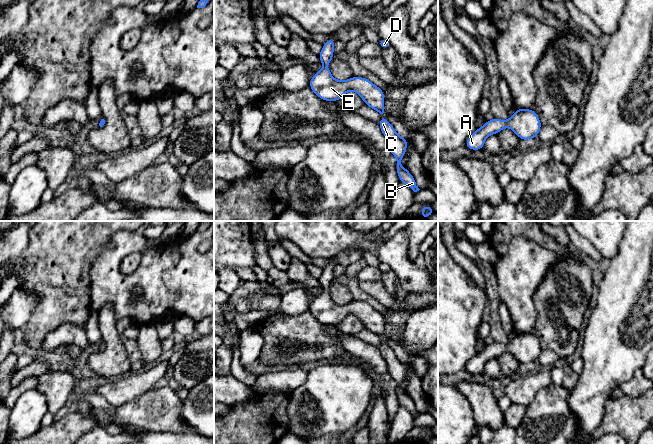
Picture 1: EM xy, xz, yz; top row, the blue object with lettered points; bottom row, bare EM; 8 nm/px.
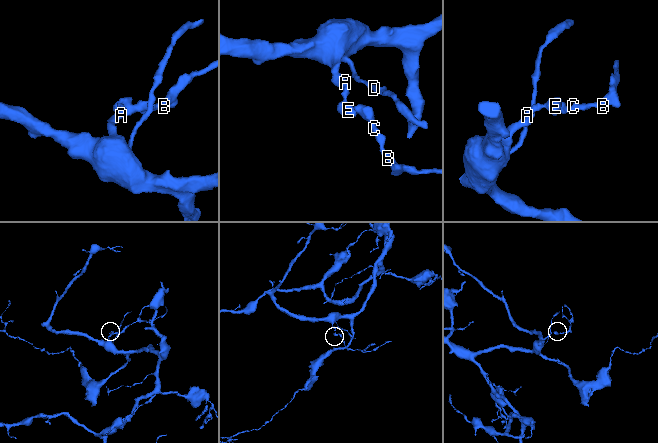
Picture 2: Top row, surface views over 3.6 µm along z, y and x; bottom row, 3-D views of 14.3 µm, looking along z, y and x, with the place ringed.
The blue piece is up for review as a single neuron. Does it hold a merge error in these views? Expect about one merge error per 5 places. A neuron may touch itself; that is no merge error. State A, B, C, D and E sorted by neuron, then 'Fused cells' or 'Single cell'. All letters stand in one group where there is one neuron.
Groups: A B C D E. Single cell

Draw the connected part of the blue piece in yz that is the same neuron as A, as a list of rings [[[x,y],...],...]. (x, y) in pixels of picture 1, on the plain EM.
[[[517,332],[513,340],[506,345],[498,342],[485,345],[484,349],[480,353],[476,353],[466,364],[465,369],[470,374],[483,373],[486,362],[492,358],[498,358],[505,351],[509,351],[520,363],[526,365],[537,362],[541,350],[534,334]]]

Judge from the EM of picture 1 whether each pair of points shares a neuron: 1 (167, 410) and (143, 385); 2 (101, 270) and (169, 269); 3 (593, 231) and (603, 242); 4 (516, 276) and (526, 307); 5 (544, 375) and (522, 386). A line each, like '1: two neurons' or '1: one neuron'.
1: two neurons
2: one neuron
3: one neuron
4: one neuron
5: one neuron

